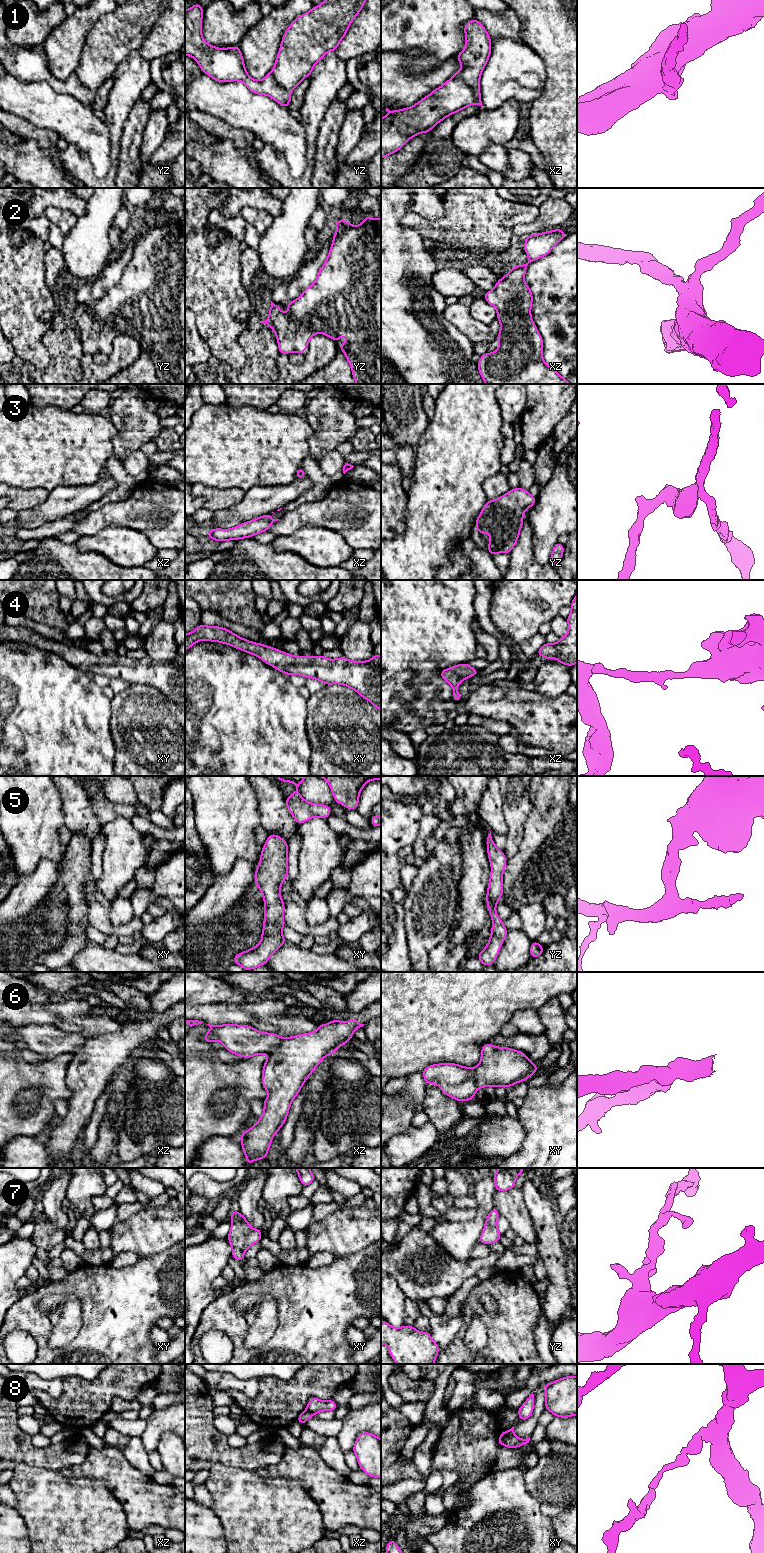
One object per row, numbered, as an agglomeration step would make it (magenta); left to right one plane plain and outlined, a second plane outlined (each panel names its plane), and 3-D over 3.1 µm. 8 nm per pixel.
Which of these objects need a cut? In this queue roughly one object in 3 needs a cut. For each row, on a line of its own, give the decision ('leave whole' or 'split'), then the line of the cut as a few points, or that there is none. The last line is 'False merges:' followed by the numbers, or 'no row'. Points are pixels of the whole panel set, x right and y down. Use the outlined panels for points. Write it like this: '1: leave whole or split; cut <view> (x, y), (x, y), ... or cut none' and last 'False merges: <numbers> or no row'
1: split; cut xz (453, 77), (463, 80), (472, 89), (476, 102)
2: leave whole; cut none
3: leave whole; cut none
4: leave whole; cut none
5: leave whole; cut none
6: leave whole; cut none
7: leave whole; cut none
8: split; cut xy (502, 1433), (504, 1445)
False merges: 1, 8

